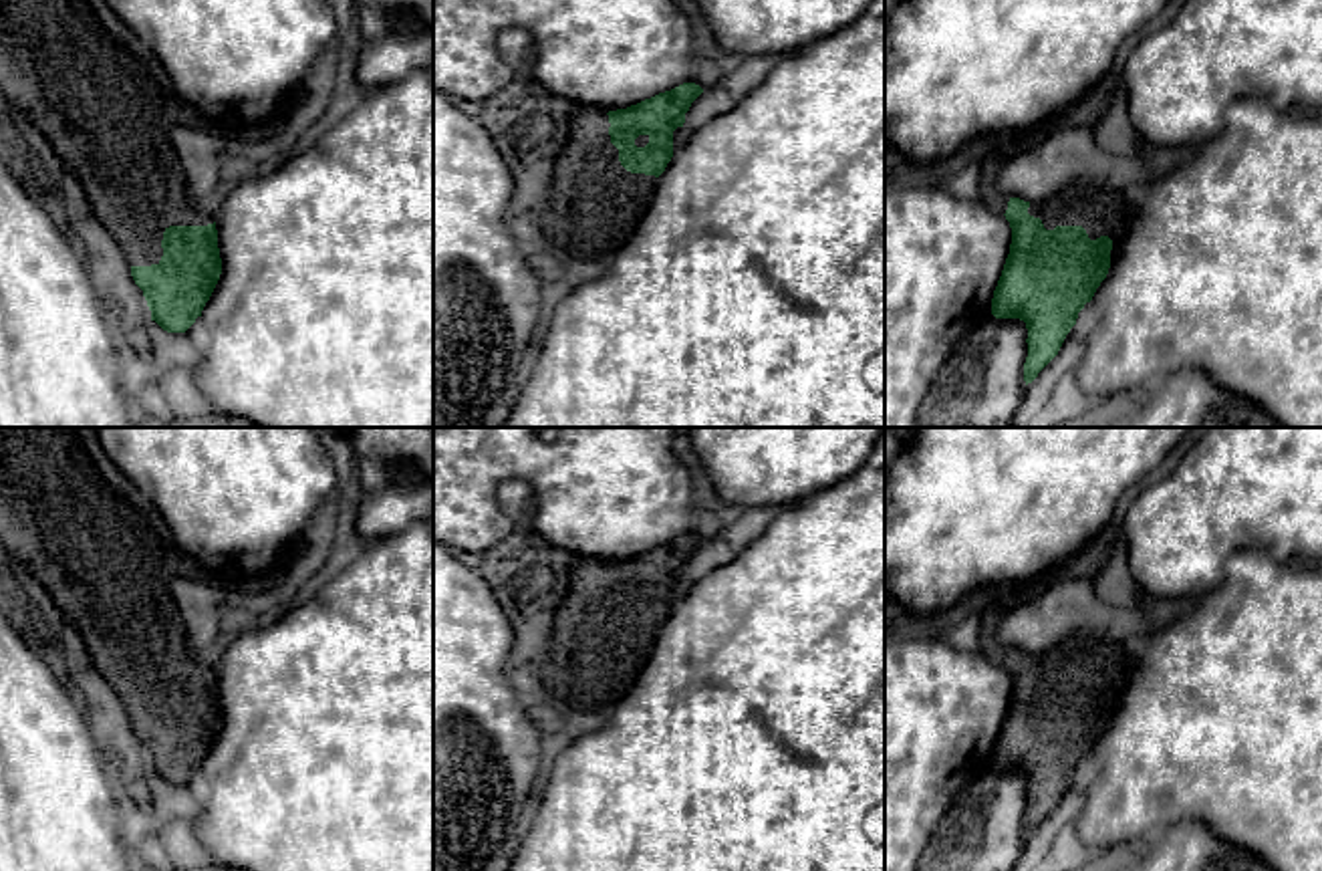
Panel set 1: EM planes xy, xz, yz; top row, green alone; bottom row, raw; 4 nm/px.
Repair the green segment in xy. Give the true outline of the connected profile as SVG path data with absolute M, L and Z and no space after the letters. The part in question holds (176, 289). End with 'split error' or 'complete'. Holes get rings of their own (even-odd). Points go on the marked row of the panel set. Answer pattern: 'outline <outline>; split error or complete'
outline M0 0L0 93L26 113L79 177L93 214L131 264L151 321L167 333L185 333L202 317L220 280L222 258L216 216L189 196L169 143L169 127L187 109L155 52L105 0Z; split error

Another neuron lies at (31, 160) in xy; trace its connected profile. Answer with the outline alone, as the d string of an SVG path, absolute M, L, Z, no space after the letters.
M0 93L0 159L10 175L22 185L22 190L50 216L54 226L62 232L67 242L83 260L83 266L91 278L97 296L111 308L119 339L125 353L137 365L143 365L151 357L151 310L143 296L143 290L131 276L131 264L127 262L117 240L97 220L87 200L87 194L79 177L62 163L46 137L34 127L26 113L14 107Z

